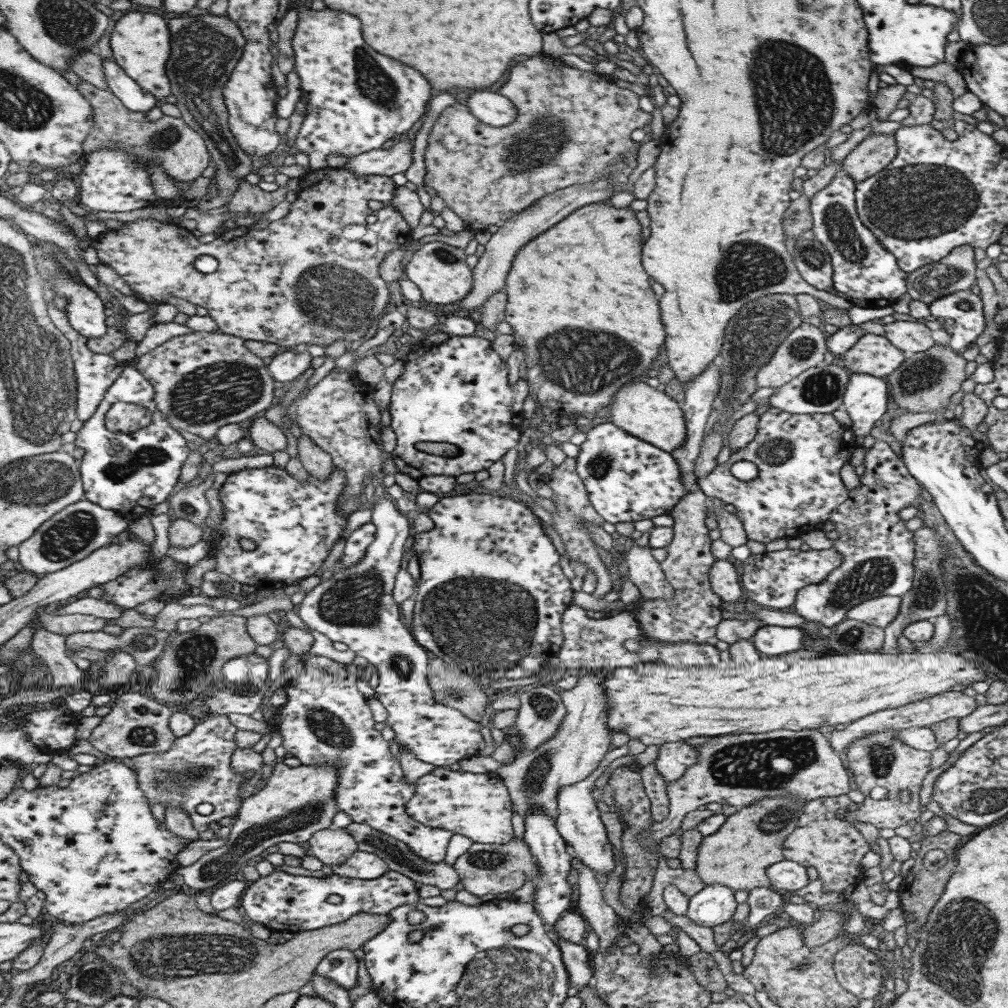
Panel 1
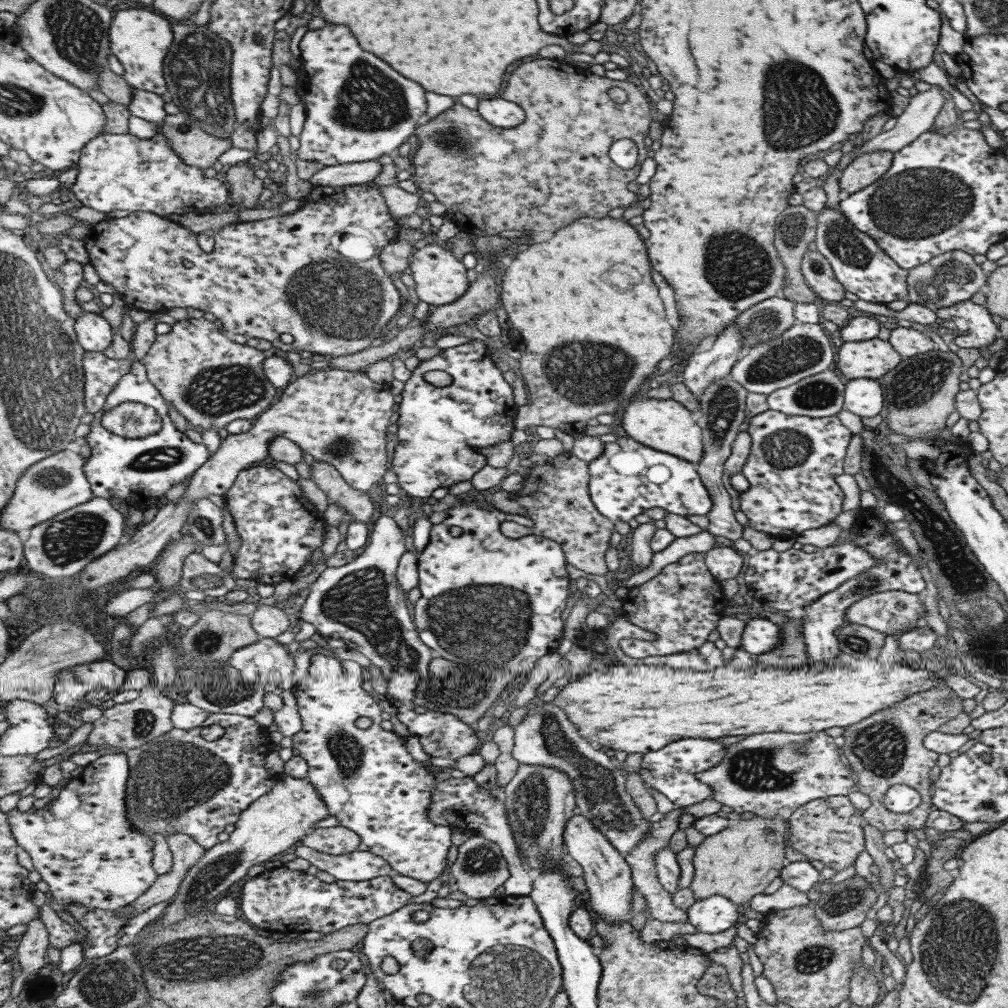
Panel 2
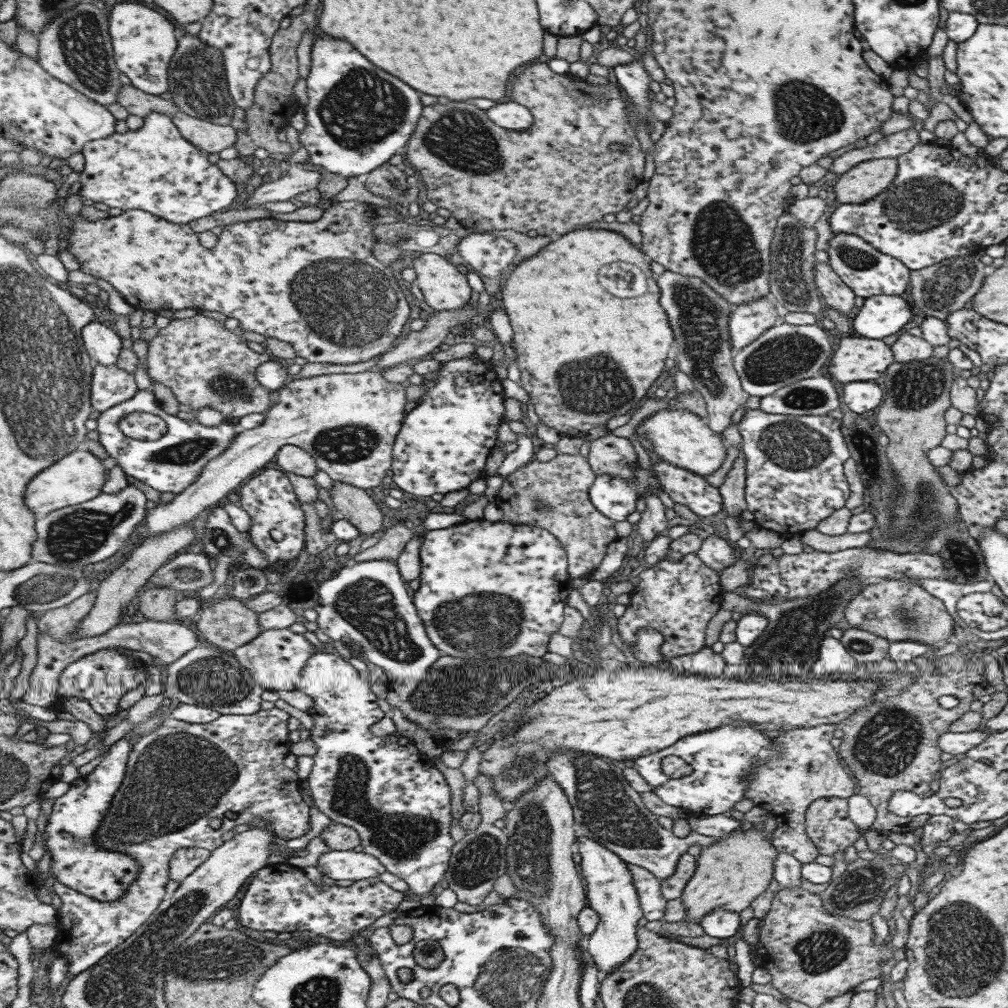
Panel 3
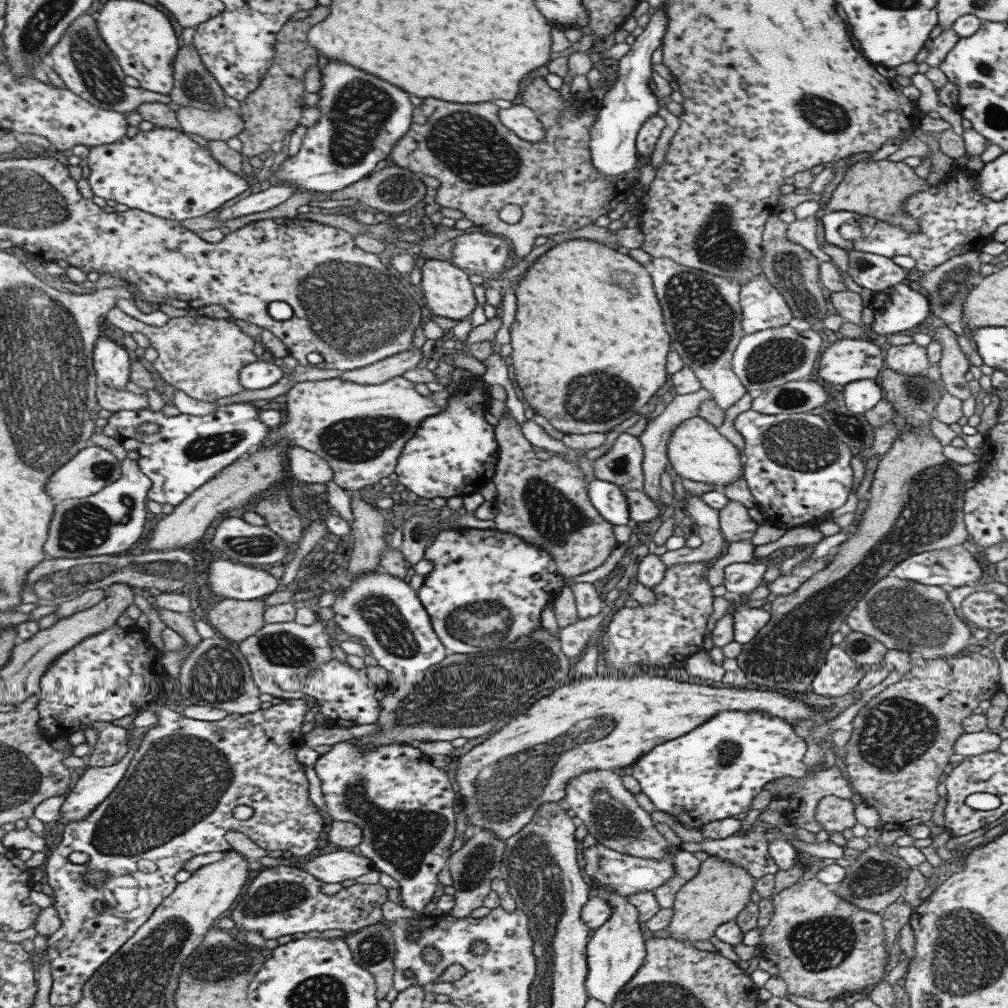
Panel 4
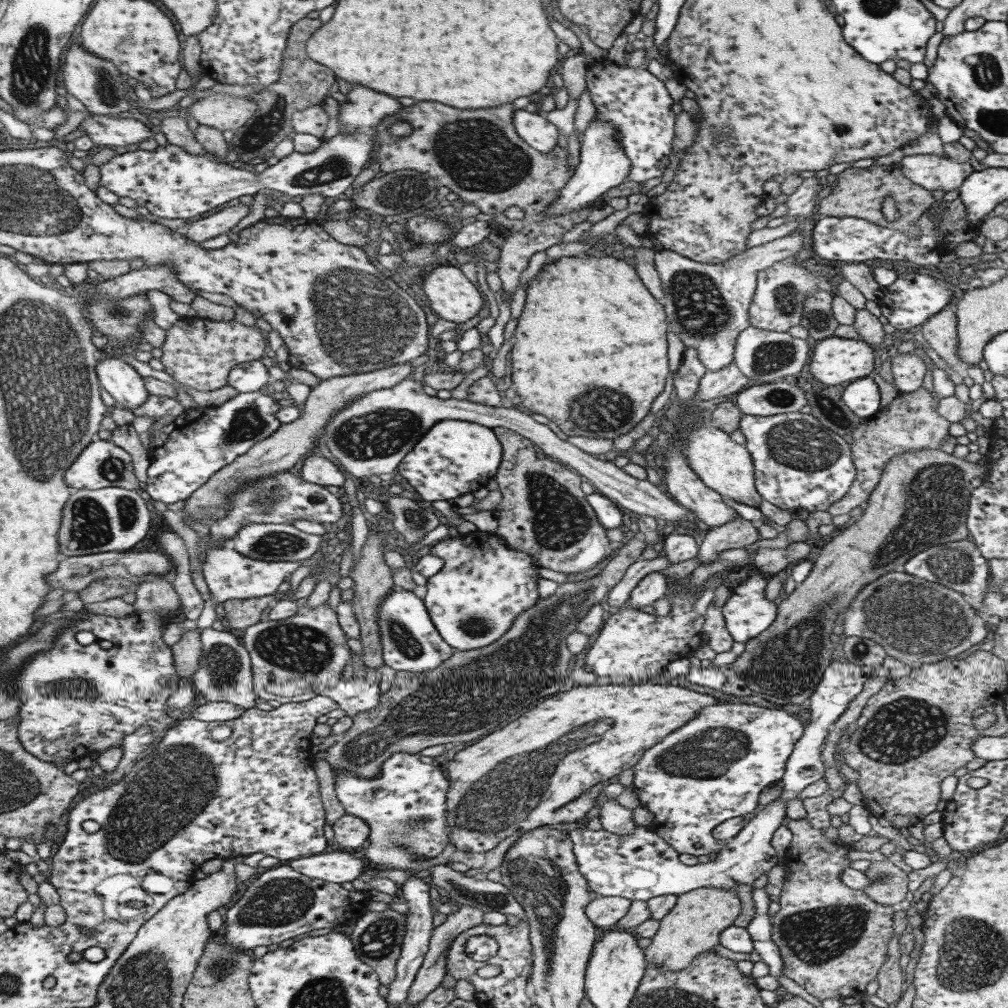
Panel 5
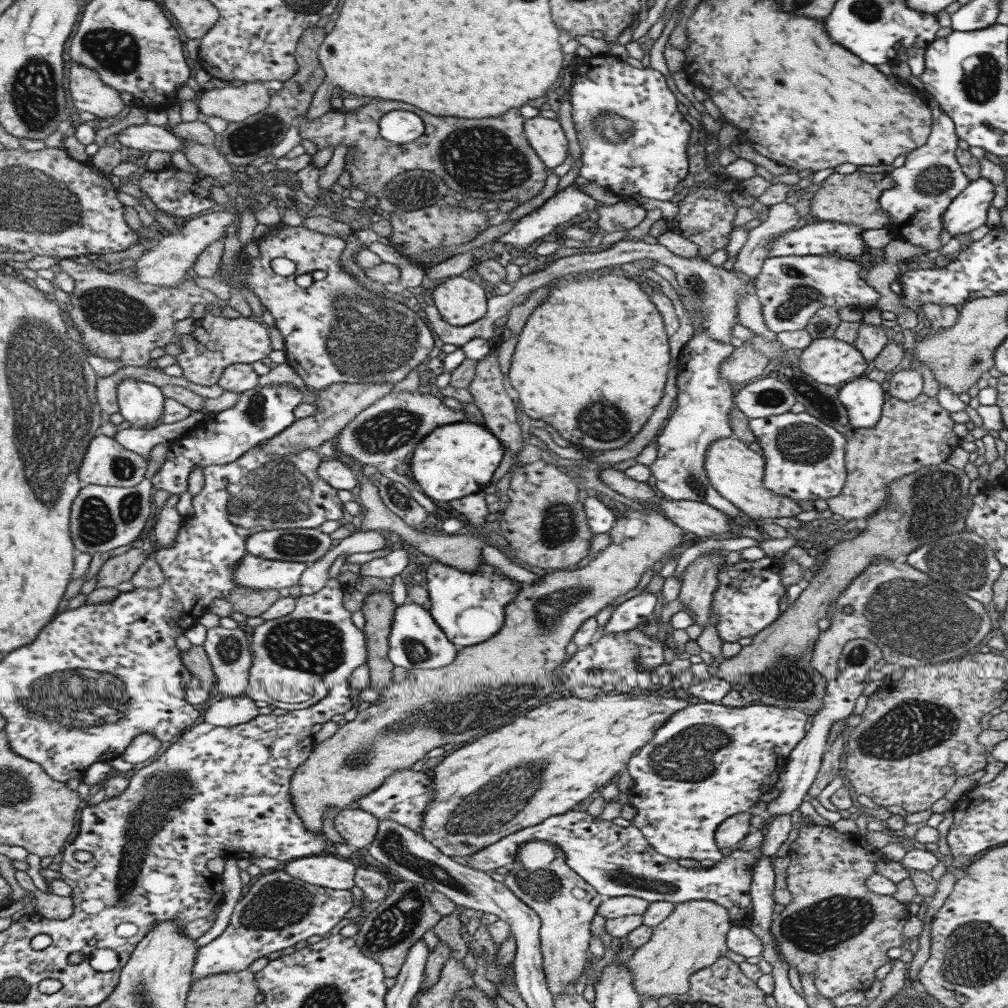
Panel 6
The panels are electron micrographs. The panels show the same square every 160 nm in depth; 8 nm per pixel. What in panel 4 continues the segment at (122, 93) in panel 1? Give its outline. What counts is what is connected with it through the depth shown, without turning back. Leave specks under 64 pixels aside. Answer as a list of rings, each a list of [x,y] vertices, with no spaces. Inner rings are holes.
[[[154,126],[151,130],[138,131],[130,138],[125,136],[111,144],[89,147],[89,152],[82,162],[90,170],[86,180],[93,195],[173,223],[198,218],[215,209],[219,211],[221,204],[231,201],[249,188],[241,173],[223,168],[210,155],[207,147],[197,145],[186,133],[167,127]]]

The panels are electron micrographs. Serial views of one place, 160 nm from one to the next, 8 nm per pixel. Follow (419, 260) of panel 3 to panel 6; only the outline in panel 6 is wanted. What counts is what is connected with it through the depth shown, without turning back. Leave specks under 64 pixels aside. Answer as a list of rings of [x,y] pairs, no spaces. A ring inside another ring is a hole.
[[[467,275],[443,279],[432,288],[430,296],[441,319],[450,326],[467,326],[486,314],[483,288]]]

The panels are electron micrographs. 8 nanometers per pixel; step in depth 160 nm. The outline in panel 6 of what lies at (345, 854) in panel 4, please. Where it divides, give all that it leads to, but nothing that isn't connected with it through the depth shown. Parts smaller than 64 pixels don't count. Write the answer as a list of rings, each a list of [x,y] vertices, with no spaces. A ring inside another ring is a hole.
[[[317,854],[289,861],[284,871],[306,883],[333,889],[349,890],[354,885],[355,861],[337,855]]]

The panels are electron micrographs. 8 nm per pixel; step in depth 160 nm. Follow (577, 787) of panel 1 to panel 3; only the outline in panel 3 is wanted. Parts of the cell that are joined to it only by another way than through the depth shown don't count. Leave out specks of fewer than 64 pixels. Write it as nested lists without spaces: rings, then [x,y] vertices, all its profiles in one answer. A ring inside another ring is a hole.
[[[576,836],[576,840],[577,843],[574,848],[577,849],[581,858],[578,866],[581,868],[582,878],[585,880],[586,904],[598,916],[597,926],[591,934],[584,937],[583,947],[587,950],[590,960],[597,965],[600,982],[600,978],[605,978],[609,971],[615,971],[617,967],[620,967],[637,950],[636,927],[637,921],[642,917],[642,910],[640,909],[637,893],[632,883],[632,876],[626,867],[627,864],[616,854],[597,844],[597,841],[591,840],[586,836]]]

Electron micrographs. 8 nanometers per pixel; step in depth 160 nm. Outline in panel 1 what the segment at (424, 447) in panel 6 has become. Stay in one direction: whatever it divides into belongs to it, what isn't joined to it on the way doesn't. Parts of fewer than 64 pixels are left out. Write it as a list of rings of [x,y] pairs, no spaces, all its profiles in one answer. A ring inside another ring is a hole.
[[[478,334],[473,336],[449,336],[447,340],[441,342],[440,344],[422,344],[417,345],[413,348],[405,348],[407,353],[404,357],[401,358],[403,362],[403,371],[397,377],[396,380],[391,382],[391,392],[390,392],[390,401],[388,404],[389,418],[389,428],[395,433],[396,436],[396,445],[395,448],[390,452],[392,462],[395,463],[395,468],[397,473],[405,474],[409,478],[413,478],[415,481],[418,478],[423,478],[424,476],[431,475],[445,475],[445,476],[459,476],[459,474],[465,474],[466,472],[477,473],[481,470],[488,471],[491,467],[491,464],[499,461],[503,454],[513,448],[519,440],[521,433],[522,425],[524,420],[522,418],[521,404],[523,404],[523,399],[527,395],[531,395],[531,391],[528,388],[528,384],[521,379],[518,379],[512,387],[507,383],[507,366],[505,361],[496,353],[493,352],[490,342],[486,339],[479,337]],[[415,442],[447,442],[447,444],[454,444],[458,448],[458,453],[452,457],[443,457],[438,455],[431,455],[423,451],[419,451],[413,447]]]

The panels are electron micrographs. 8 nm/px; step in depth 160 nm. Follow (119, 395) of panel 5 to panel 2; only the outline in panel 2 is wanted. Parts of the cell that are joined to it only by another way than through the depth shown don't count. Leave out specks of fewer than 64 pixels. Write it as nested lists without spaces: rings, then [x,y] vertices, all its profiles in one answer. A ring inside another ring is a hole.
[[[85,313],[83,316],[75,319],[73,324],[77,344],[89,352],[102,352],[109,346],[112,333],[106,319],[102,318],[99,313]]]

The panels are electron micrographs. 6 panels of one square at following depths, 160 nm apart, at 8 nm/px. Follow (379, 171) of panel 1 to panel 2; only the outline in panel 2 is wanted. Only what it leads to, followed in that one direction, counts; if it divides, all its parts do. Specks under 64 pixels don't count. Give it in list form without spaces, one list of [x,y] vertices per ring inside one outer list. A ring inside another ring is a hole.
[[[378,159],[360,163],[329,165],[315,172],[307,182],[311,186],[330,188],[363,185],[372,182],[381,169],[382,164]]]

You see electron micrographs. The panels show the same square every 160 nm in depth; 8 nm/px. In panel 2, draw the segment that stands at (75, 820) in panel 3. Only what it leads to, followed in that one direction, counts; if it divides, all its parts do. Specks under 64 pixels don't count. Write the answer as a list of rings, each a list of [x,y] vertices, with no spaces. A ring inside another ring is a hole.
[[[124,753],[102,754],[93,762],[85,765],[77,777],[72,777],[69,782],[59,791],[59,796],[47,804],[45,809],[40,810],[27,810],[27,812],[19,812],[19,810],[9,810],[7,817],[9,820],[12,835],[16,839],[16,844],[20,845],[22,849],[29,854],[31,862],[34,866],[35,872],[39,874],[40,880],[43,880],[48,886],[48,891],[51,893],[53,900],[59,906],[66,906],[72,901],[73,904],[86,906],[87,908],[98,908],[101,912],[113,911],[115,909],[124,907],[132,903],[136,898],[139,898],[156,879],[155,871],[151,867],[151,847],[153,846],[152,840],[141,831],[135,830],[125,816],[125,787],[128,777],[128,762]]]

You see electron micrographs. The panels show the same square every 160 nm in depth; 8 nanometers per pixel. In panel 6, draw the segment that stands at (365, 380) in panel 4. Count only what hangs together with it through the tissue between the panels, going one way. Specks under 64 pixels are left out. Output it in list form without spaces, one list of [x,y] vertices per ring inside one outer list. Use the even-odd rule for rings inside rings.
[[[337,383],[329,384],[323,390],[316,391],[317,398],[312,402],[315,412],[308,417],[295,419],[285,430],[279,431],[271,439],[260,443],[260,448],[269,454],[294,454],[305,448],[318,449],[325,440],[333,438],[354,416],[365,407],[379,400],[392,389],[391,383]]]

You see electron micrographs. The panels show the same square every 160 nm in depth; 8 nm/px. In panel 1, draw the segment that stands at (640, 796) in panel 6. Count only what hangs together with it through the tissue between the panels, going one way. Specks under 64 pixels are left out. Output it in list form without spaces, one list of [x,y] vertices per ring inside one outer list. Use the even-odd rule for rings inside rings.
[[[677,741],[661,745],[653,762],[657,772],[663,776],[663,780],[672,782],[679,779],[681,773],[696,760],[695,749],[682,741]]]

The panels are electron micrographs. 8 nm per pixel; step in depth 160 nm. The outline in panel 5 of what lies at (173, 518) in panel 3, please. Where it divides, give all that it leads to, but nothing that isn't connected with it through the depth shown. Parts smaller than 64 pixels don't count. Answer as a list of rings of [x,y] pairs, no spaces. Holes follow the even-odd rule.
[[[417,375],[400,380],[389,388],[366,392],[329,417],[322,428],[322,439],[325,448],[339,462],[339,466],[354,478],[365,478],[375,474],[390,480],[397,466],[413,445],[432,427],[441,420],[464,420],[468,423],[480,424],[492,429],[503,426],[523,436],[534,444],[536,450],[550,458],[557,459],[571,470],[588,481],[597,492],[606,496],[624,512],[651,516],[661,525],[676,524],[678,520],[691,520],[695,524],[696,516],[690,510],[663,495],[655,485],[646,479],[637,479],[616,468],[606,457],[592,456],[579,450],[569,442],[561,440],[545,424],[537,423],[529,414],[523,413],[508,403],[501,407],[475,404],[467,400],[452,397],[439,399],[429,396],[421,390],[423,382]]]

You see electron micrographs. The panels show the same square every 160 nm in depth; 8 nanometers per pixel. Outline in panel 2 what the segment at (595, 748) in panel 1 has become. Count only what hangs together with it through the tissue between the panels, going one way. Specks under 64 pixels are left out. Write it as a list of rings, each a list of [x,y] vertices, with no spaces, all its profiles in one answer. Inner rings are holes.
[[[519,764],[511,780],[501,788],[505,818],[519,854],[525,856],[532,874],[545,869],[565,871],[567,867],[562,834],[567,820],[576,814],[571,783],[569,777],[556,768]]]

